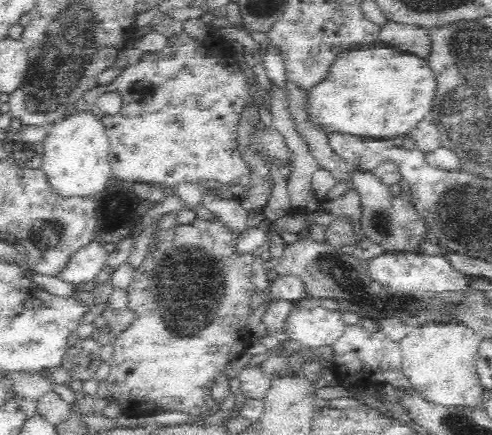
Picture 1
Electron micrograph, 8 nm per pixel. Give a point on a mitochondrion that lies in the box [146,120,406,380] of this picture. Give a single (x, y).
(188, 281)

